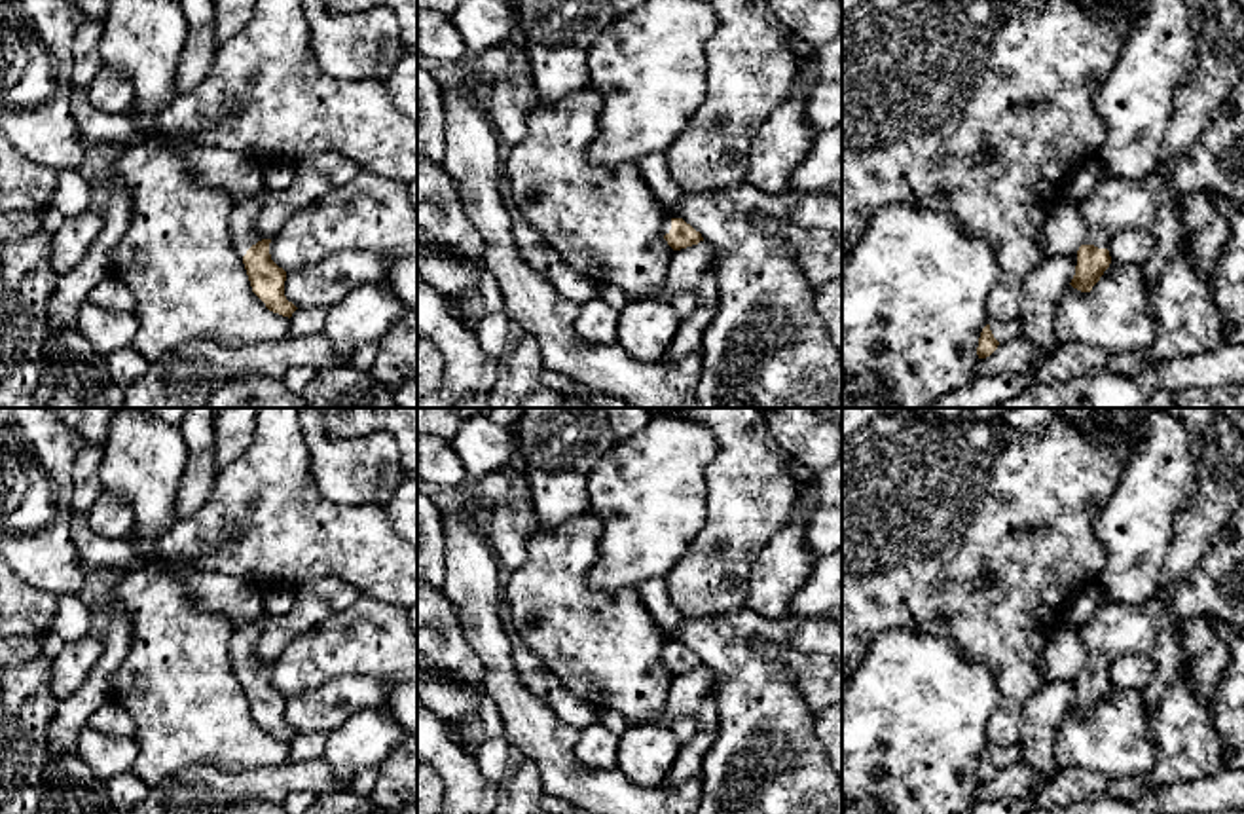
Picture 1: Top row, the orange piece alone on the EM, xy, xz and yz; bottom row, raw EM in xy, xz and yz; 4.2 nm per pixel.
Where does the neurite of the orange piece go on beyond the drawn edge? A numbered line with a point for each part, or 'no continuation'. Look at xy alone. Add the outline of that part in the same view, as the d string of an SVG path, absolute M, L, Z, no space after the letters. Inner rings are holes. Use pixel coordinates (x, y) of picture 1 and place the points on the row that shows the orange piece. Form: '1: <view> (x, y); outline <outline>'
1: xy (241, 221); outline M264 192L252 197L237 199L229 214L229 230L233 235L233 245L241 258L252 245L262 241L262 237L254 231L254 222L262 207Z

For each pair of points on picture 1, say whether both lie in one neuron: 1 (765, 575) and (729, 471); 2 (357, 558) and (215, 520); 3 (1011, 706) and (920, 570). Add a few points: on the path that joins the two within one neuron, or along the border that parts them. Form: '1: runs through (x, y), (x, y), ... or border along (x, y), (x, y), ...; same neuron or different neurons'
1: border along (787, 522), (755, 560), (746, 598); different neurons
2: runs through (321, 539), (289, 534), (270, 524), (251, 524); same neuron
3: runs through (1011, 672), (1011, 661), (954, 604); same neuron

